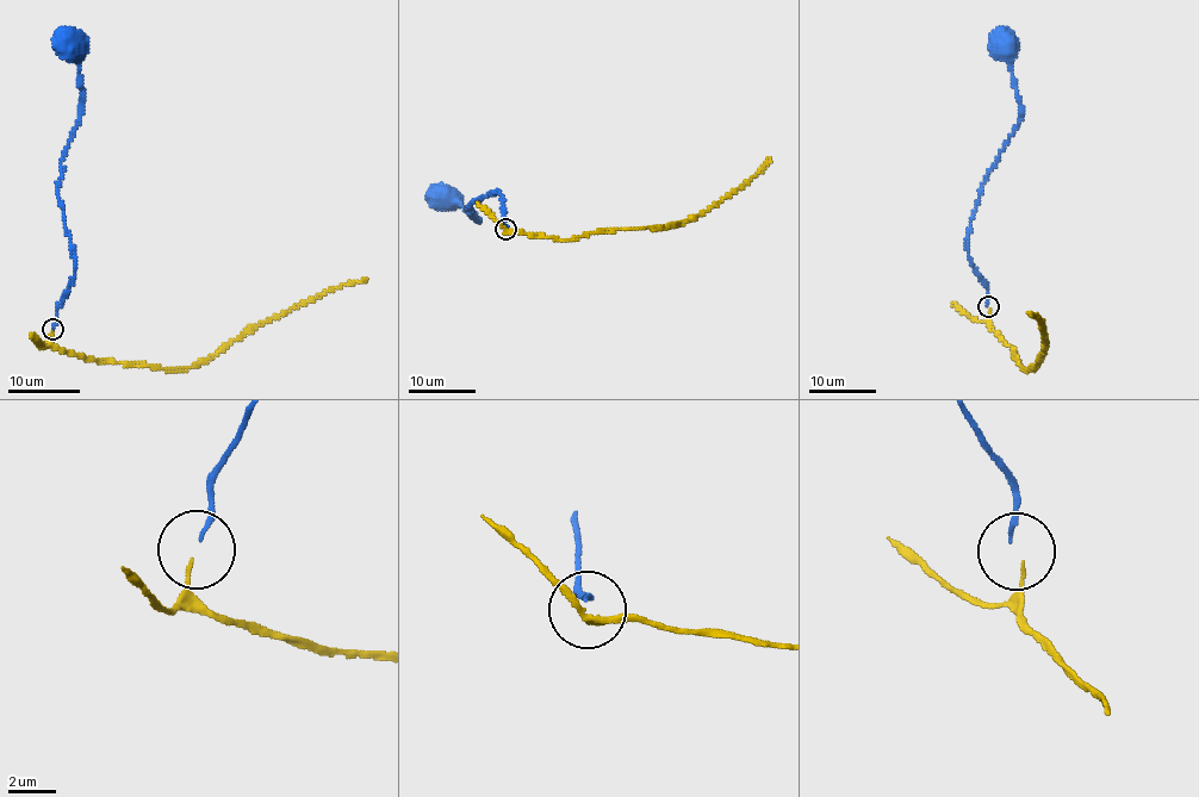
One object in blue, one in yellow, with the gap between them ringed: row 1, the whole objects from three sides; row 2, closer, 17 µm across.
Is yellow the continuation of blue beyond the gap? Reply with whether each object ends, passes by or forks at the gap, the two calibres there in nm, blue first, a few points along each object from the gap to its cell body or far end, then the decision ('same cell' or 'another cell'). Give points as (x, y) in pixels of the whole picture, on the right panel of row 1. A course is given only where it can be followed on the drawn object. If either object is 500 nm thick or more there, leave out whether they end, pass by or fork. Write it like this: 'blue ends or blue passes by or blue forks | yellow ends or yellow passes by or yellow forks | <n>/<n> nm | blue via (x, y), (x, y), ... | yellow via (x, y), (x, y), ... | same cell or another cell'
blue ends | yellow ends | 160/140 nm | blue via (986, 305), (987, 284), (970, 260), (967, 235), (981, 185), (1019, 122), (1012, 64), (1002, 43) | yellow via (991, 310), (991, 325), (1014, 349), (1022, 367), (1031, 369), (1047, 342), (1038, 316), (1029, 313) | another cell

